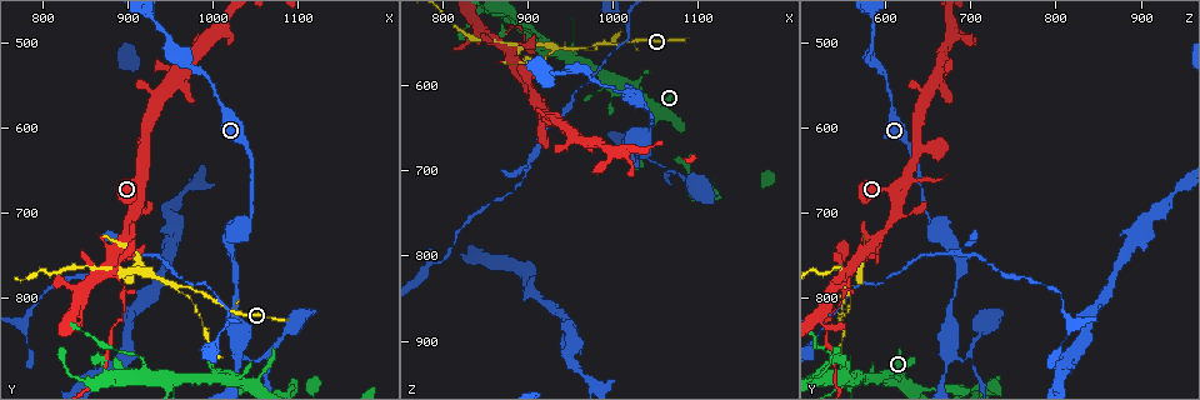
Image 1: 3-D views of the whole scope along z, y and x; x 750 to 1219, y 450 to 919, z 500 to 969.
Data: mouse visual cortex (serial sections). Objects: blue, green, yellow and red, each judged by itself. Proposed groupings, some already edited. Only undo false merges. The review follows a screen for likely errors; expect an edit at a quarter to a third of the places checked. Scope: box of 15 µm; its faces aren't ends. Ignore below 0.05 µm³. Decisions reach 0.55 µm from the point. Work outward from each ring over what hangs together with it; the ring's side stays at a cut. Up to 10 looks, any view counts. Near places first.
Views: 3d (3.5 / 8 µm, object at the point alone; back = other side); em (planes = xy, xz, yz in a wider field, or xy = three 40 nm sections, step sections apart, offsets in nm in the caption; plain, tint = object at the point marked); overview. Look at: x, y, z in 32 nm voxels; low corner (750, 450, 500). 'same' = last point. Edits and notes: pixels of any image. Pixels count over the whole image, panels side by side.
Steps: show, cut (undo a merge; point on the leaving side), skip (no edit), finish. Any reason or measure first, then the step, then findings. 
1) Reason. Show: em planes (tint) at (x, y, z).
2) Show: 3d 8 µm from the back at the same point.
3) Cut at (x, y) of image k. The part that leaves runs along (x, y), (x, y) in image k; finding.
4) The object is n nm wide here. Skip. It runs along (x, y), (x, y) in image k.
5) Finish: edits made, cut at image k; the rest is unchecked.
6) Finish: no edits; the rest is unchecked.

Three arms meet. Show: 3d 3.5 µm at (1065, 865, 700).

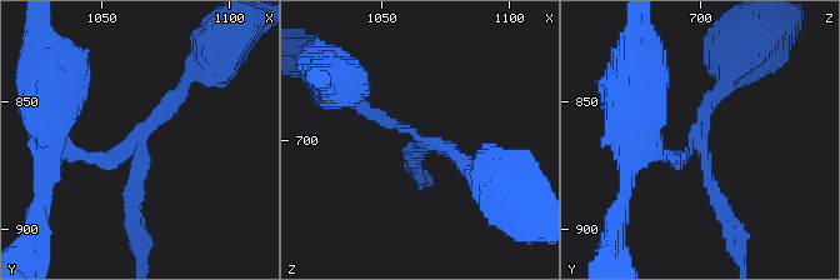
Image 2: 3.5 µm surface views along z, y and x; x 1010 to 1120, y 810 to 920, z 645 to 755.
Skip. Continuous, no second cell.

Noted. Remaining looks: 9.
Narrows sharply. Show: em xy step 3 (tint) at (900, 785, 555).

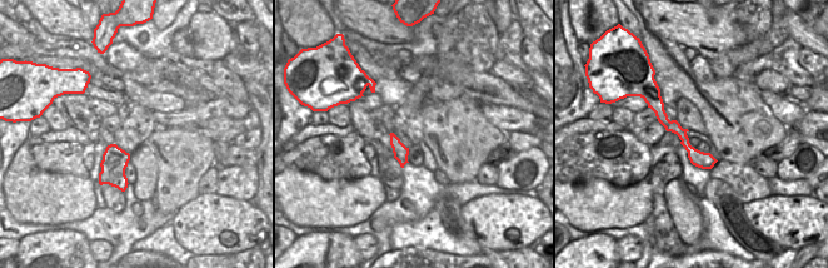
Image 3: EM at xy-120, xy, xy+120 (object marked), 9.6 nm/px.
Show: 3d 3.5 µm at the same point.

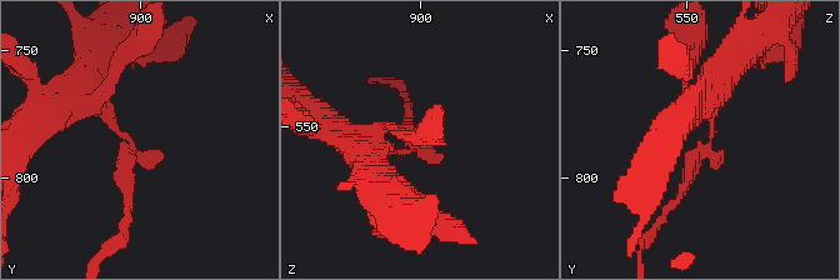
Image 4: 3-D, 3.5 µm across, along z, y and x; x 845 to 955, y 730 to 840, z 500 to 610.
The arms are 150, 350 nm wide. Cut at (683, 186) of image 4. The part that leaves runs along (704, 148), (644, 248) in image 4; two cells meet here.

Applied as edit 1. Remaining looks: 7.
Show: overview.

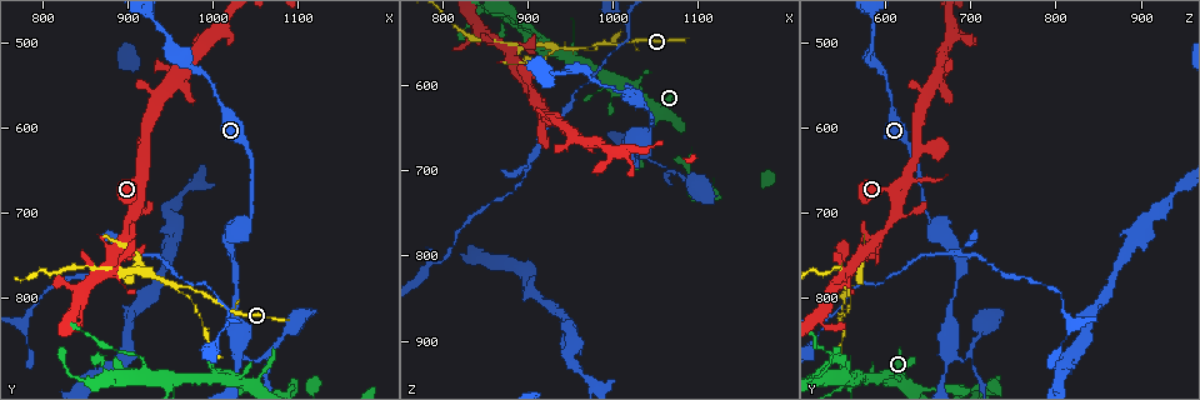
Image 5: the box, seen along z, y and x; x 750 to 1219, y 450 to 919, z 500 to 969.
Four-way junction. Show: 3d 3.5 µm at (920, 885, 550).

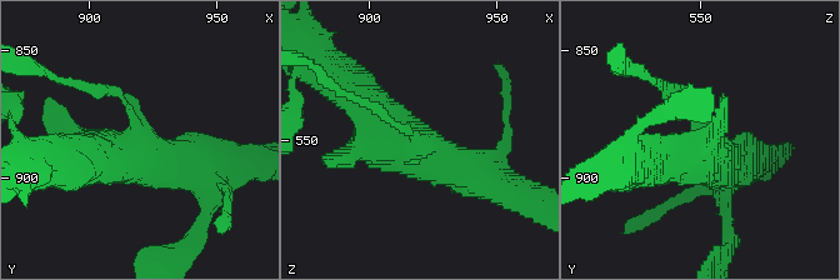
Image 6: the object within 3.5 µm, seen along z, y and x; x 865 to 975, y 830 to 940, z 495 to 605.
Show: em xy step 5 (tint) at (920, 883, 552).

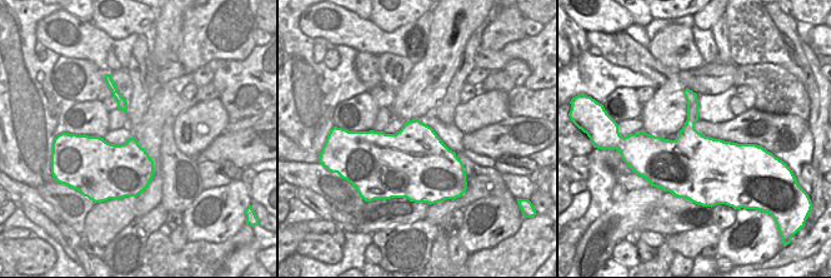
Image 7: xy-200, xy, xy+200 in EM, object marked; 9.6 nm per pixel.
Cut at (89, 89) of image 6. A second cell is stuck on.

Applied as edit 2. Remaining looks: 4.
Redraw. Show: overview.

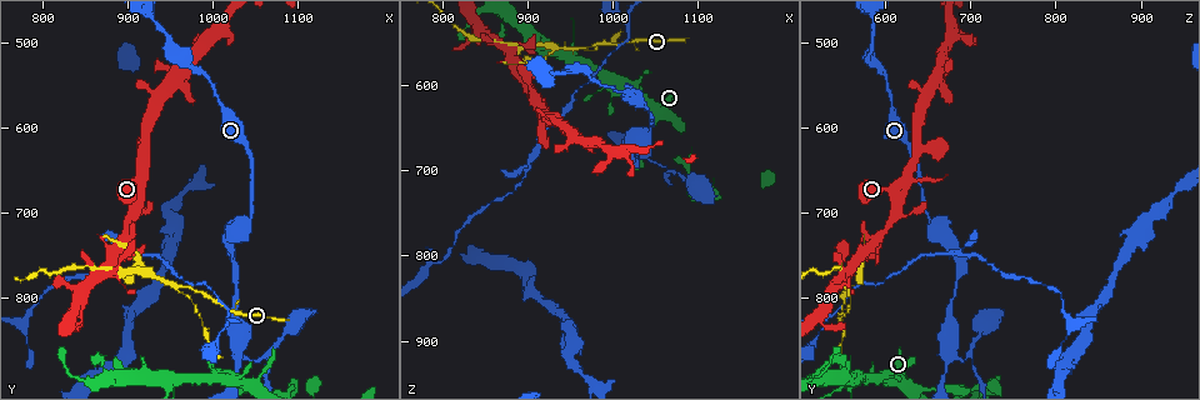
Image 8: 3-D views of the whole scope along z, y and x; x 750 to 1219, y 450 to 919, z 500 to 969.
A narrow waist. Show: 3d 3.5 µm at (1010, 810, 550).

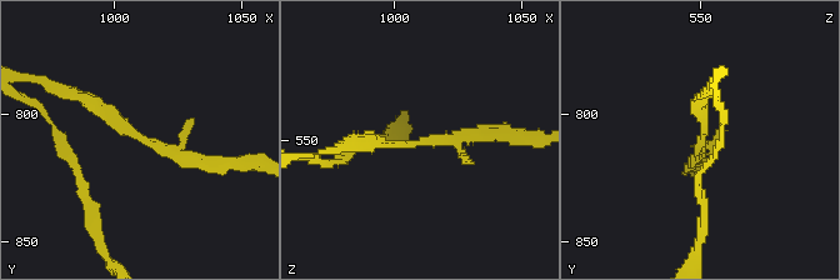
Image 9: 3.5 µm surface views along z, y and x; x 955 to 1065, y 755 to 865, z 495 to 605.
Show: em planes (tint) at (1008, 809, 551).

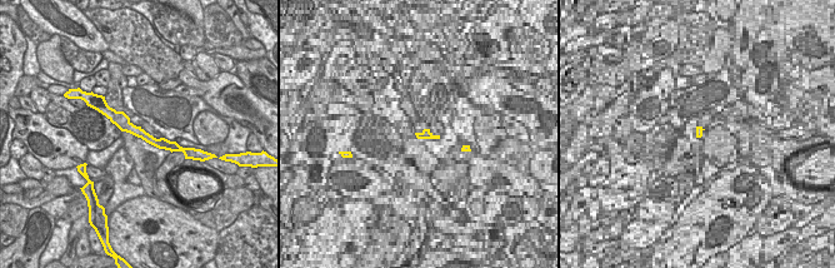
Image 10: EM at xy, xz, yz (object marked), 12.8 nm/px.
Another direction. Show: em xy step 5 (tint) at the same point.

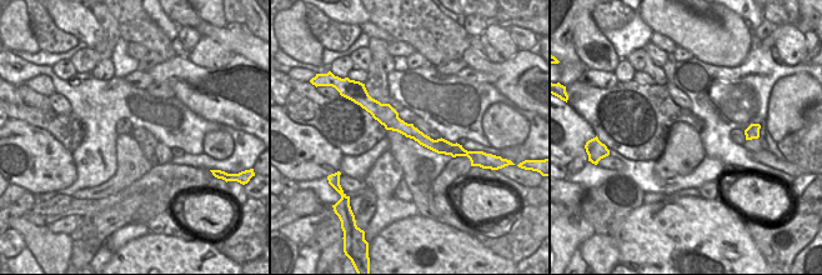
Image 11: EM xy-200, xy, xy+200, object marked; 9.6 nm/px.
The arms are 150, 150 nm wide. Skip. It runs along (366, 104), (424, 140), (461, 151) in image 11; all the same cell.

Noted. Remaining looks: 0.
Finish: edits made, cut at image 4, cut at image 6; the rest is unchecked.

